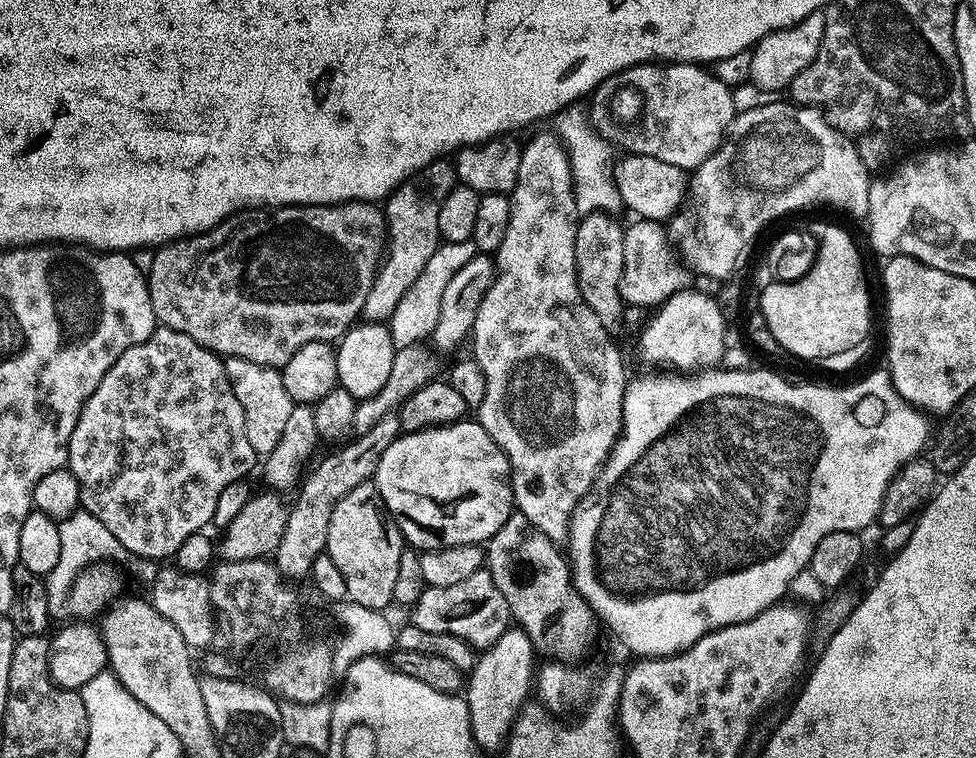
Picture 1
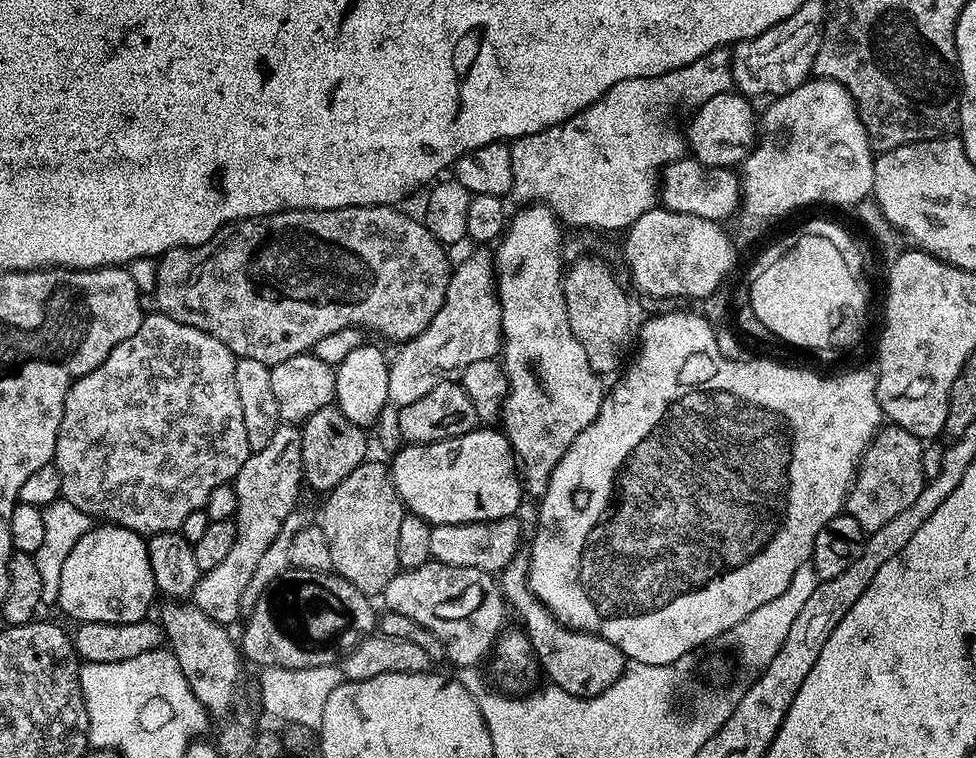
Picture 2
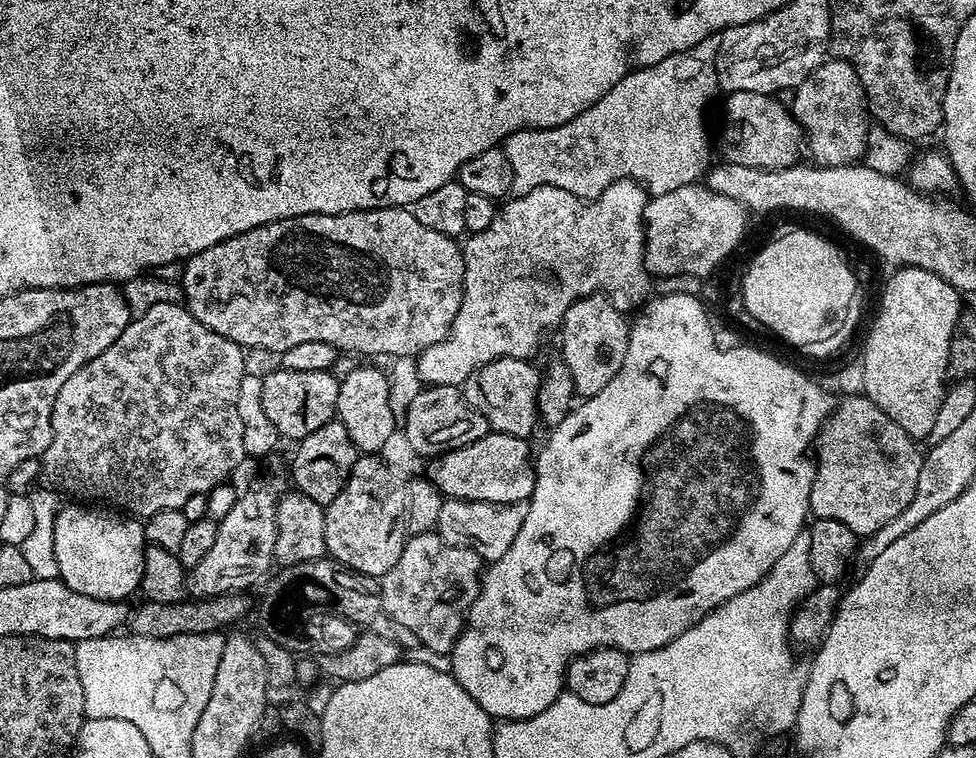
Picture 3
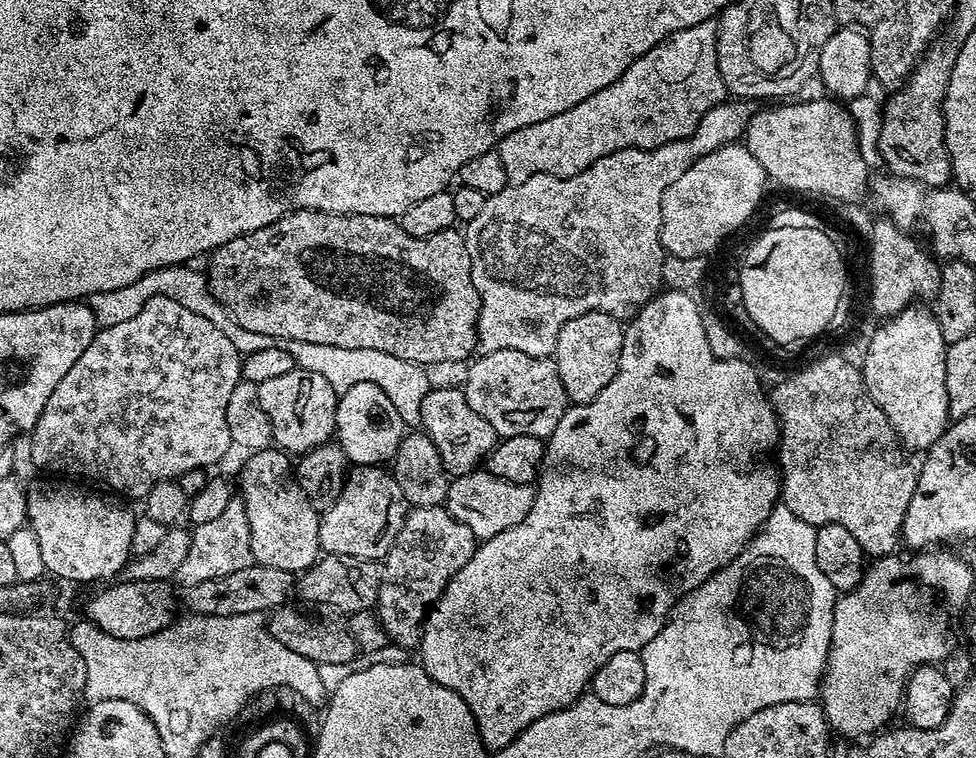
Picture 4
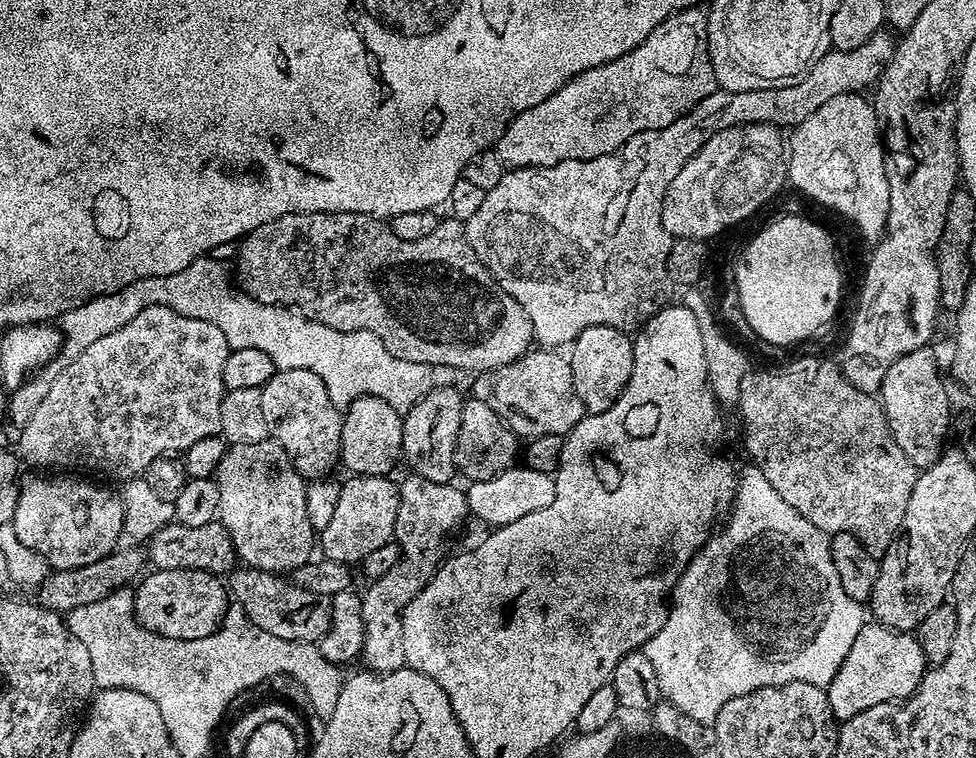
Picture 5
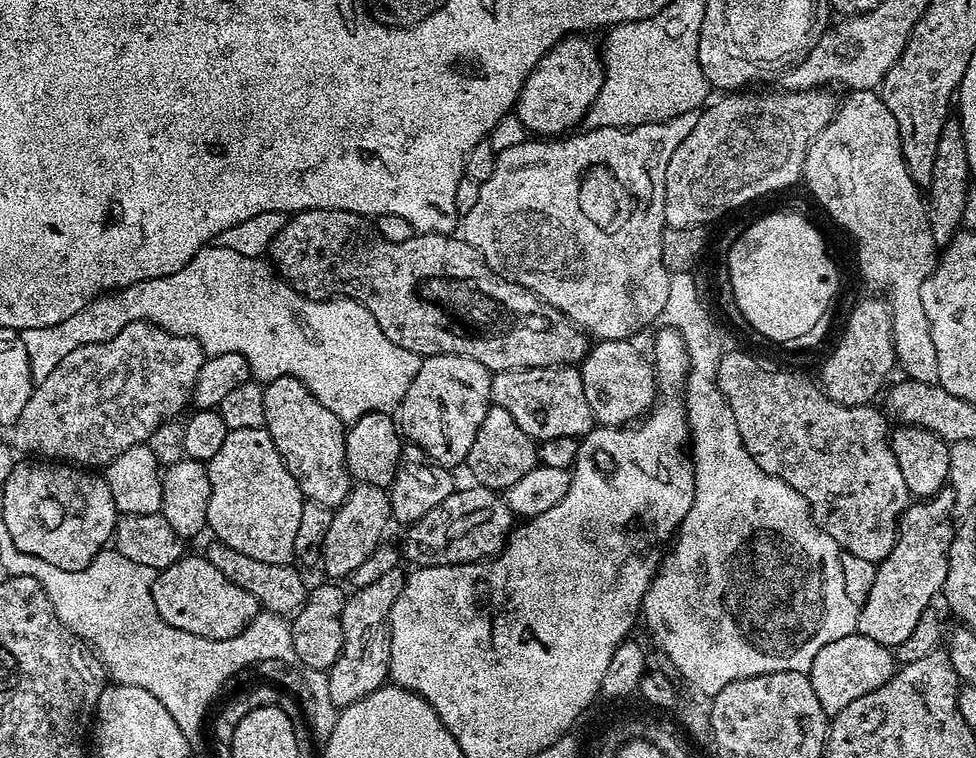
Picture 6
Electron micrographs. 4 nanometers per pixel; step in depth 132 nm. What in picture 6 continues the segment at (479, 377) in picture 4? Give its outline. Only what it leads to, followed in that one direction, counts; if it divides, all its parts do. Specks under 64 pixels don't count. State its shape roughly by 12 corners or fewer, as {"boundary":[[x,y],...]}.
{"boundary":[[579,367],[505,368],[492,404],[539,442],[597,427]]}

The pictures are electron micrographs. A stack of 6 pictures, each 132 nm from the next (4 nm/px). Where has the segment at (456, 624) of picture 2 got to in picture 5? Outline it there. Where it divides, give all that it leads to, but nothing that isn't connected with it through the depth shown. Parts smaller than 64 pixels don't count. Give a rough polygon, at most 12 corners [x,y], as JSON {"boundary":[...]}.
{"boundary":[[399,481],[400,561],[362,592],[363,667],[405,667],[406,606],[469,515],[465,489]]}

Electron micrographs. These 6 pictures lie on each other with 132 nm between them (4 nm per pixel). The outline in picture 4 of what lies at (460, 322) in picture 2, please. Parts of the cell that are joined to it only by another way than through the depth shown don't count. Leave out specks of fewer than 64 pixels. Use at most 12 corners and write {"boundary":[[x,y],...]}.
{"boundary":[[754,111],[487,197],[478,348],[551,357],[661,291],[662,198]]}

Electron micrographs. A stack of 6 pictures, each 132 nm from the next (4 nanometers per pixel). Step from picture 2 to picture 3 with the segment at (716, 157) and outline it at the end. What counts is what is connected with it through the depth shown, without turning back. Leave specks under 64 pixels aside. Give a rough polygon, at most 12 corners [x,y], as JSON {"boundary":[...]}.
{"boundary":[[767,92],[723,98],[727,163],[790,168],[806,136]]}

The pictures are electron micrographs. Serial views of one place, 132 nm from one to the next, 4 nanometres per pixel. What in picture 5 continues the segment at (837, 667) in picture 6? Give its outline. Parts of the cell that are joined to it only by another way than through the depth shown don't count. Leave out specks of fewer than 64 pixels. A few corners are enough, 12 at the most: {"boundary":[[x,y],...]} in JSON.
{"boundary":[[865,622],[828,683],[843,722],[905,700],[926,659],[915,635]]}

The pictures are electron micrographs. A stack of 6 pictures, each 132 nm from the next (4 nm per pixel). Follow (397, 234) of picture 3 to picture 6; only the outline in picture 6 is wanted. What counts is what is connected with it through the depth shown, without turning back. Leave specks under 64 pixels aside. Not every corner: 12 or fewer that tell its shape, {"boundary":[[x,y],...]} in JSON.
{"boundary":[[285,219],[270,260],[421,358],[576,366],[589,337],[465,240]]}

